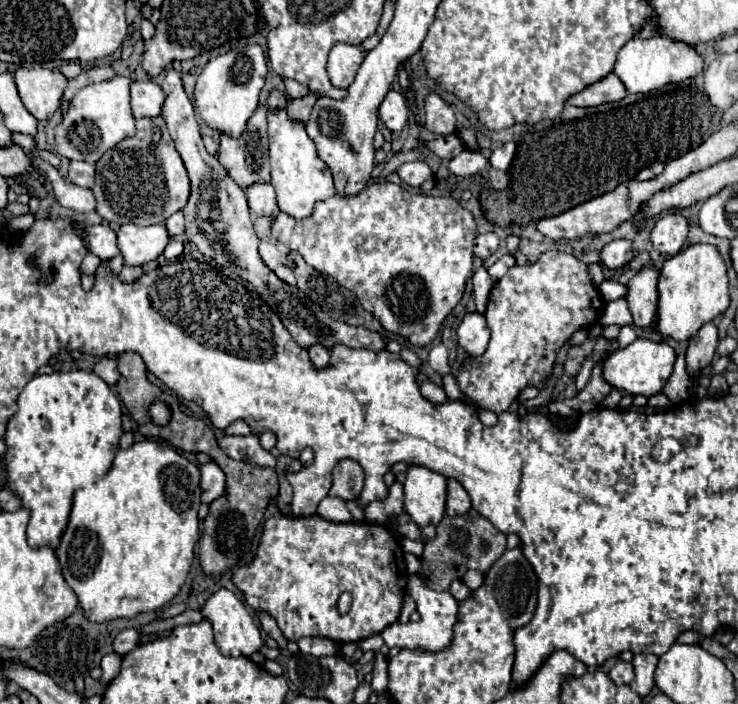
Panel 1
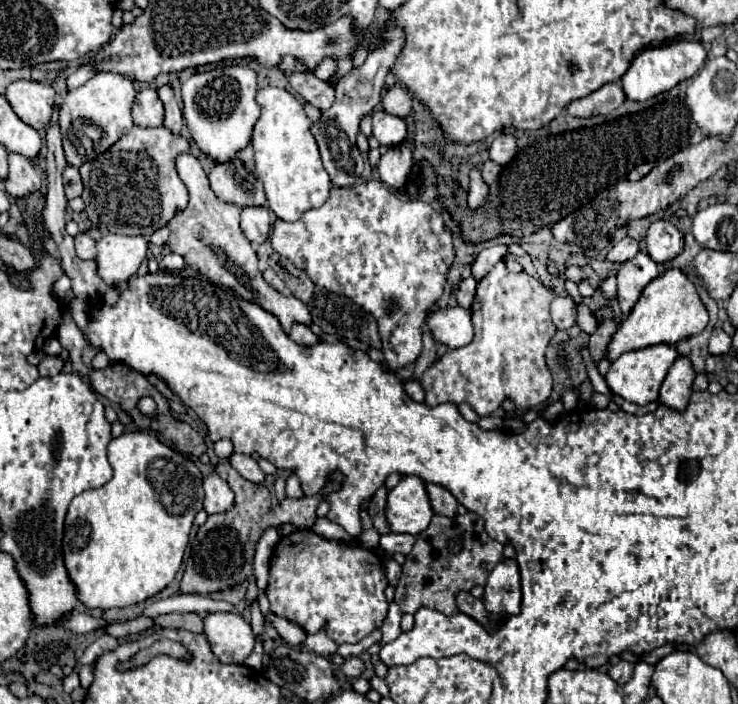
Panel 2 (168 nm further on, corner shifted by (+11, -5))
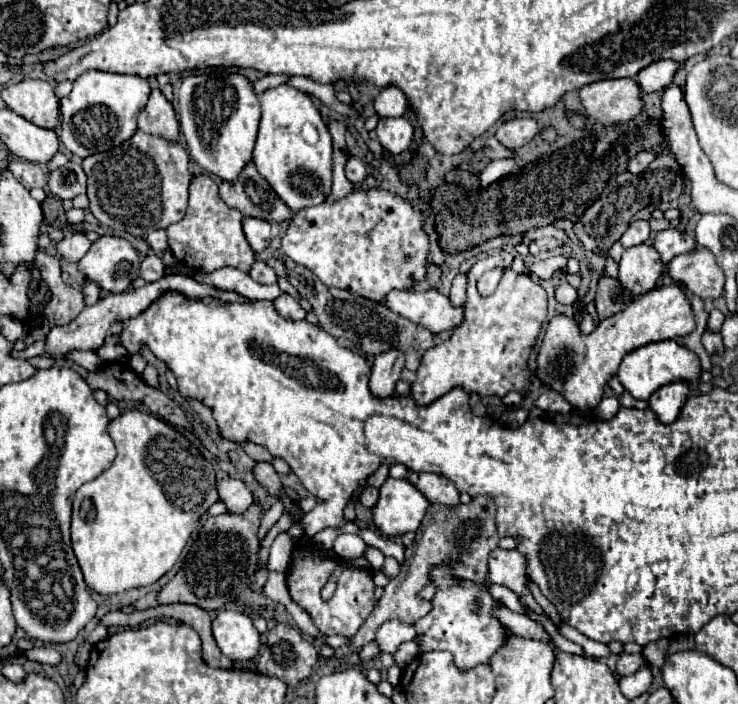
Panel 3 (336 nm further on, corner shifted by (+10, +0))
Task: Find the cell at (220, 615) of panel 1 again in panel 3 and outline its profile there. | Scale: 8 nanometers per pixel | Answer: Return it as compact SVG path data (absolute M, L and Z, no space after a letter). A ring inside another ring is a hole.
M220 610L212 622L218 648L230 660L252 660L260 650L260 634L252 618L238 610Z

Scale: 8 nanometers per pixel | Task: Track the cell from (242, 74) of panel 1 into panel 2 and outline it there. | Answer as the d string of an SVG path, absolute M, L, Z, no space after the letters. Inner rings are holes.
M225 65L205 73L195 73L183 83L183 119L193 141L215 161L231 161L239 149L251 141L251 131L259 119L255 103L257 75L245 65Z

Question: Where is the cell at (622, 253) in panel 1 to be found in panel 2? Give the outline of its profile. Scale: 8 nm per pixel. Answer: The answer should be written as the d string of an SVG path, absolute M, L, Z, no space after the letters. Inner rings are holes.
M623 237L621 241L617 241L609 253L607 253L607 261L613 261L613 263L625 263L629 259L633 259L639 251L639 243L631 237Z

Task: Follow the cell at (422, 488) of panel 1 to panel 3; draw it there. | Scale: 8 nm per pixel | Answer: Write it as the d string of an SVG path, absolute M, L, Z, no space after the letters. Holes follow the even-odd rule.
M386 478L380 486L380 498L372 508L372 520L384 536L402 536L416 532L430 502L406 478Z

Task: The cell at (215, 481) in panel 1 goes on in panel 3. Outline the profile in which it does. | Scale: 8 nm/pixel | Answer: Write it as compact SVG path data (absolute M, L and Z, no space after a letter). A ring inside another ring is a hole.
M224 478L218 484L218 494L220 494L220 500L228 506L232 514L246 512L248 506L252 506L254 502L250 488L242 480L234 480L234 478Z

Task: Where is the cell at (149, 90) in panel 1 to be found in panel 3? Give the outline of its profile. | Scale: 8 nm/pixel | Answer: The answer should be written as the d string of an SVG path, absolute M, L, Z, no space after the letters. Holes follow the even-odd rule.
M158 88L152 90L148 104L138 116L138 128L146 134L162 136L164 140L178 142L180 140L180 124L174 116L172 104L162 96Z

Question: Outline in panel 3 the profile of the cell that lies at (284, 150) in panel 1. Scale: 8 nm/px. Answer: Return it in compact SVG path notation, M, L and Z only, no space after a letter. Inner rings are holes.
M286 84L258 94L258 100L262 104L262 118L254 148L254 164L260 176L268 180L268 184L292 208L292 212L322 204L332 188L332 136L318 108L312 104L306 92ZM306 122L314 124L318 130L320 138L316 144L308 144L302 138L302 126Z

